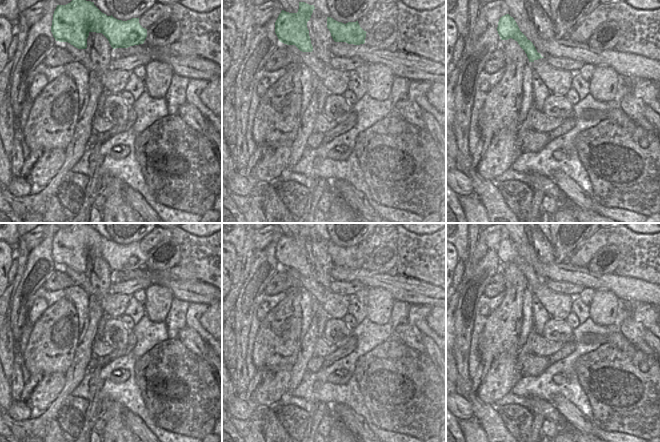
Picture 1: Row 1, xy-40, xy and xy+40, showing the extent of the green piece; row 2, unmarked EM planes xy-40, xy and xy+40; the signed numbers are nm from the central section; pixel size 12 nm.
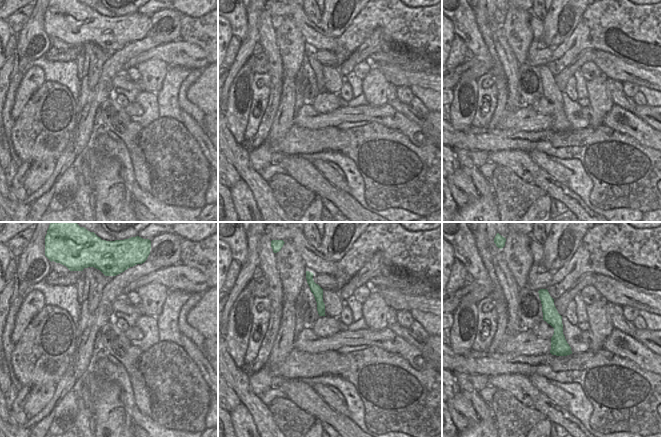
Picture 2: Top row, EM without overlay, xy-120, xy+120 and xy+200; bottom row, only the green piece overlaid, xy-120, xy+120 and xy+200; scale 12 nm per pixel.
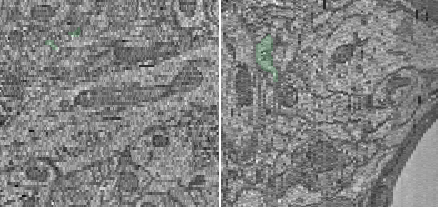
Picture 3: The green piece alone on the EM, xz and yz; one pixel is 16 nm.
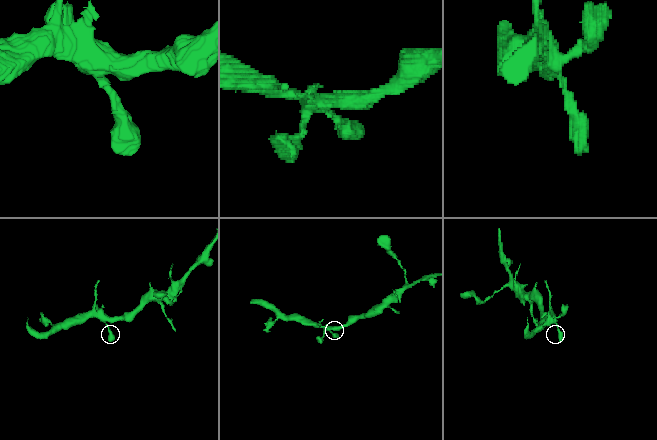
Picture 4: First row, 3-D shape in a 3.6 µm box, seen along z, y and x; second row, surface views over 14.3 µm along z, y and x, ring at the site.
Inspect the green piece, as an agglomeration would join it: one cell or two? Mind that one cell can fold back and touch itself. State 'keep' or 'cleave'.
keep

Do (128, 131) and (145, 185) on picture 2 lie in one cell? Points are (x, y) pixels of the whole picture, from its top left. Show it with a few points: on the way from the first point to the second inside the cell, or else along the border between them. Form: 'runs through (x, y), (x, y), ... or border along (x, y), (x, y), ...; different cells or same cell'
runs through (132, 144), (142, 172); same cell

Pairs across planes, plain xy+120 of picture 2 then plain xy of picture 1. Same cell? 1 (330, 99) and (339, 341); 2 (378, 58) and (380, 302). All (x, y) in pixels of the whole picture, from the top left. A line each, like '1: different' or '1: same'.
1: same
2: different

